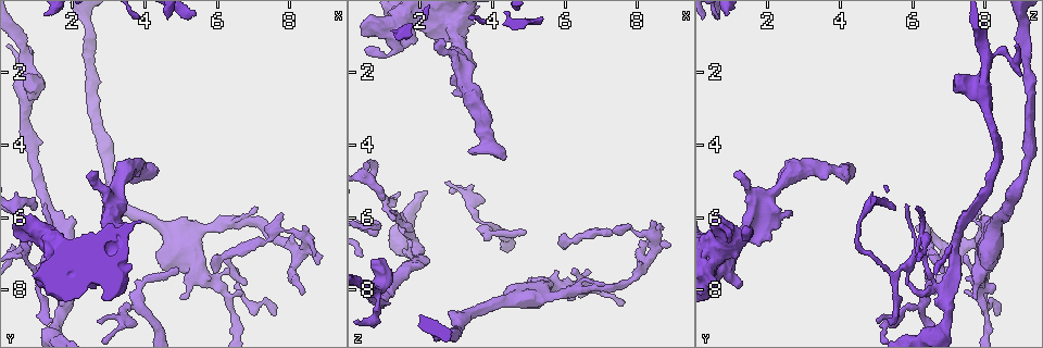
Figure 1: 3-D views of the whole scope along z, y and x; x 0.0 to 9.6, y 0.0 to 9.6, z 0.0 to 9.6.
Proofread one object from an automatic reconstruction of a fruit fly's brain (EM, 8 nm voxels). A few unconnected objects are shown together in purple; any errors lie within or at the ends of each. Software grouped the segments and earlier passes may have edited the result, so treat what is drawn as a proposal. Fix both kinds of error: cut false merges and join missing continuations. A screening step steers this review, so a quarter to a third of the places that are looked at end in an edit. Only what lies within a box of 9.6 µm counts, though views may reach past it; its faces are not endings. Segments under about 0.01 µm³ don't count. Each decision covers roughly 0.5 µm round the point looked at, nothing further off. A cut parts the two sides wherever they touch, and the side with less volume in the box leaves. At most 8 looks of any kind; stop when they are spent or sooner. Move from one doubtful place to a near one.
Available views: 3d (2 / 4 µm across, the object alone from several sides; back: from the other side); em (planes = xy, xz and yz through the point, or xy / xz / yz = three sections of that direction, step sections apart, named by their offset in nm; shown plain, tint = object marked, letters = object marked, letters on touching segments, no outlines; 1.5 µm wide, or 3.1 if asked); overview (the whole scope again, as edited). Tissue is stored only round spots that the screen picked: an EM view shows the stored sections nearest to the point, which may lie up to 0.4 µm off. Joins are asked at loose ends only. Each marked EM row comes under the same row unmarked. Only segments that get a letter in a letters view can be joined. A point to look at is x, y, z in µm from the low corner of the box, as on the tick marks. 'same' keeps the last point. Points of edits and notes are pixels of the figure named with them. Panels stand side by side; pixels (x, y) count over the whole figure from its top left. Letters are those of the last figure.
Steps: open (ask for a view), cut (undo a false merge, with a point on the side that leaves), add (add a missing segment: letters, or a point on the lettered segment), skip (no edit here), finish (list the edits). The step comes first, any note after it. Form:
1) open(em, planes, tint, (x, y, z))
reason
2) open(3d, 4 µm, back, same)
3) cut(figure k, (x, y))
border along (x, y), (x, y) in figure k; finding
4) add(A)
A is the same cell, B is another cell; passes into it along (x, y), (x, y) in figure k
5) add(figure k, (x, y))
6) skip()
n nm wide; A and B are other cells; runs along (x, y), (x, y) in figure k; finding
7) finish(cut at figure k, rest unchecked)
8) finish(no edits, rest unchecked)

open(em, planes, letters, (6.75, 8.25, 8.05))
thin neck

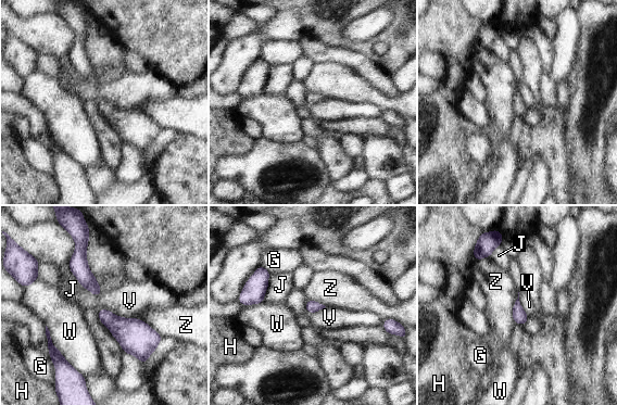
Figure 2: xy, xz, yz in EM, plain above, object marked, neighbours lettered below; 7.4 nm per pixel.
skip()
G, H, J, V, W and Z are other cells; border along (97, 311), (108, 308), (138, 319) in figure 2; all the same neuron

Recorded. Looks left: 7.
open(em, yz, step 4, tint, (0.90, 6.25, 6.25))
abrupt turn

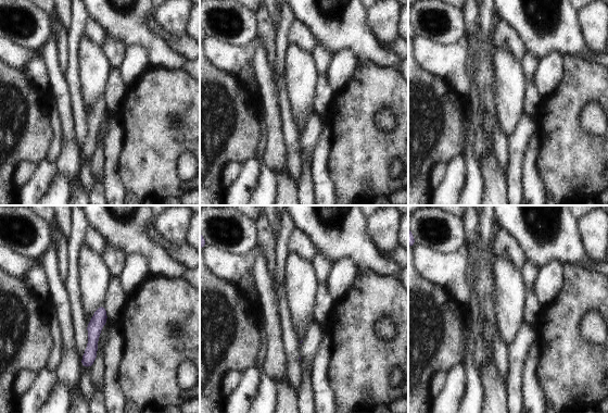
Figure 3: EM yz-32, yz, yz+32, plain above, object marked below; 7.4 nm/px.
open(em, yz, step 4, letters, same)
what lies round it

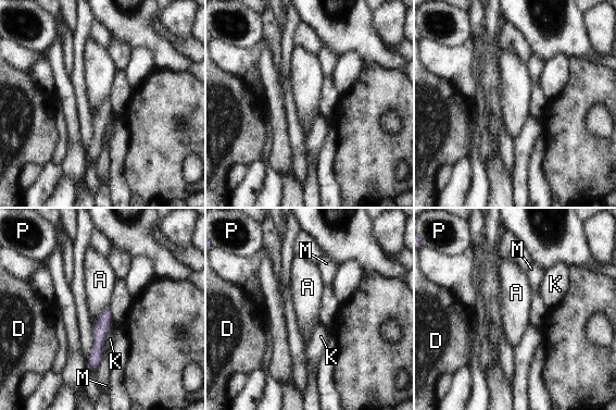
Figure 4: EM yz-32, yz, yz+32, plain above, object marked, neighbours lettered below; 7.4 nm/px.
skip()
A, D, K, M and P are other cells; runs along (108, 311), (99, 330), (92, 367) in figure 4; all the same neuron

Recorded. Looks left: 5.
open(em, yz, step 4, tint, (4.90, 7.40, 6.35))

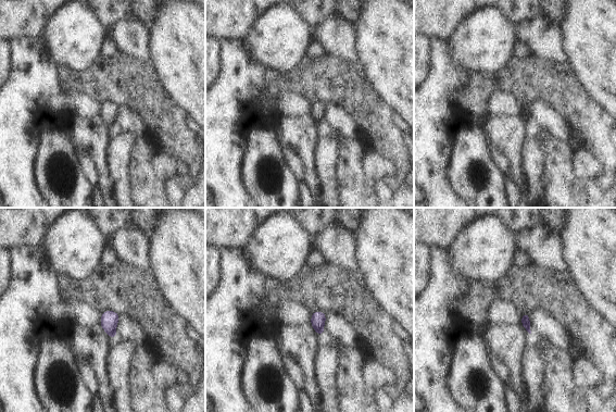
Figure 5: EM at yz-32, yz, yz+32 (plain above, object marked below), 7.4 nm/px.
open(em, planes, letters, same)

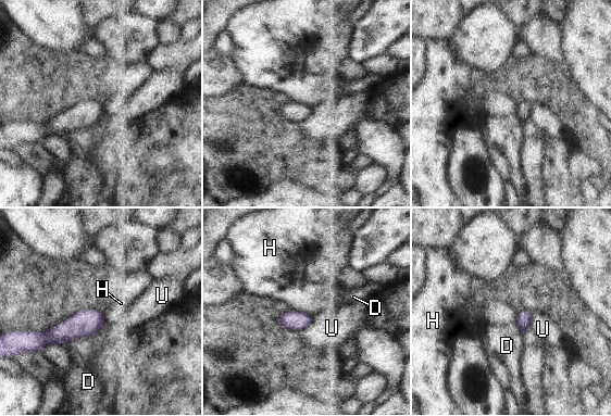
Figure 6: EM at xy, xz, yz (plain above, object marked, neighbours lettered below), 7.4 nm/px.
skip()
D, H and U are other cells; border along (290, 309), (312, 316) in figure 6; none of them fits

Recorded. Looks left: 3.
finish(no edits, rest unchecked)

